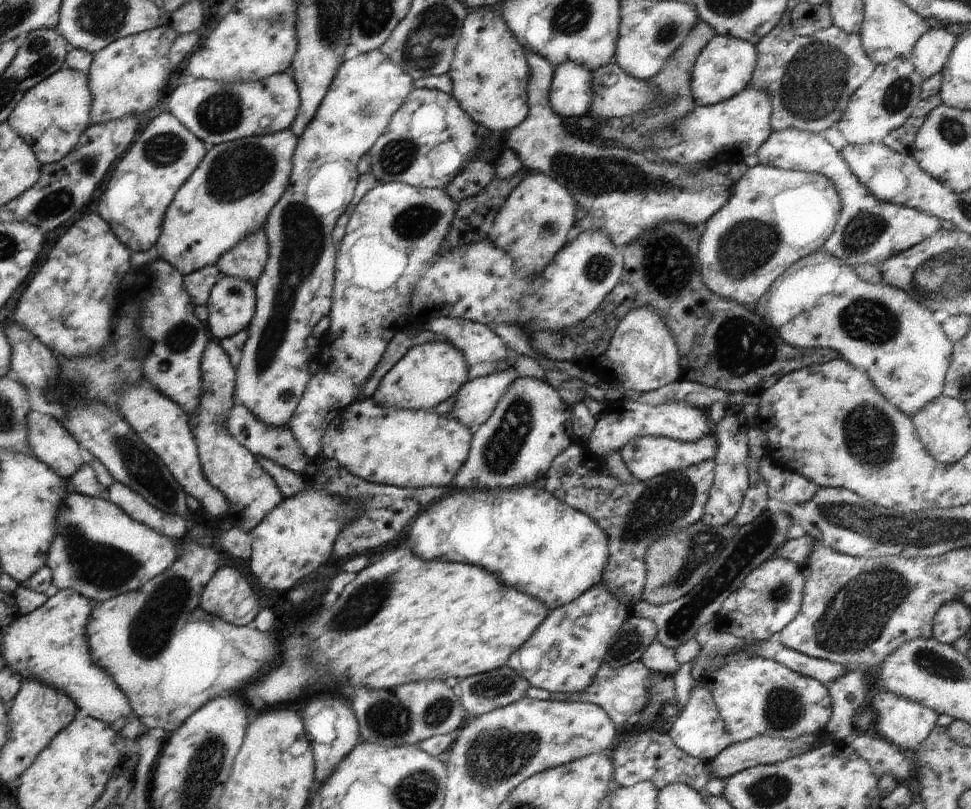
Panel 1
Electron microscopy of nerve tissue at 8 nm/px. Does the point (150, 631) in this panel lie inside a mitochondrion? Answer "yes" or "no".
yes

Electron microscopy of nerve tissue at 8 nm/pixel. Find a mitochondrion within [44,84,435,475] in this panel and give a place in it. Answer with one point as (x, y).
(303, 241)

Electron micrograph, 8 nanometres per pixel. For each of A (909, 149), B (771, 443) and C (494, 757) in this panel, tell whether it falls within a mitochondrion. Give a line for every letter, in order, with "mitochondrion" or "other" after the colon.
A: other
B: other
C: mitochondrion

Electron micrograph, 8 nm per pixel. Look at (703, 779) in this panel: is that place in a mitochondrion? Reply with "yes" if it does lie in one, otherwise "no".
no

